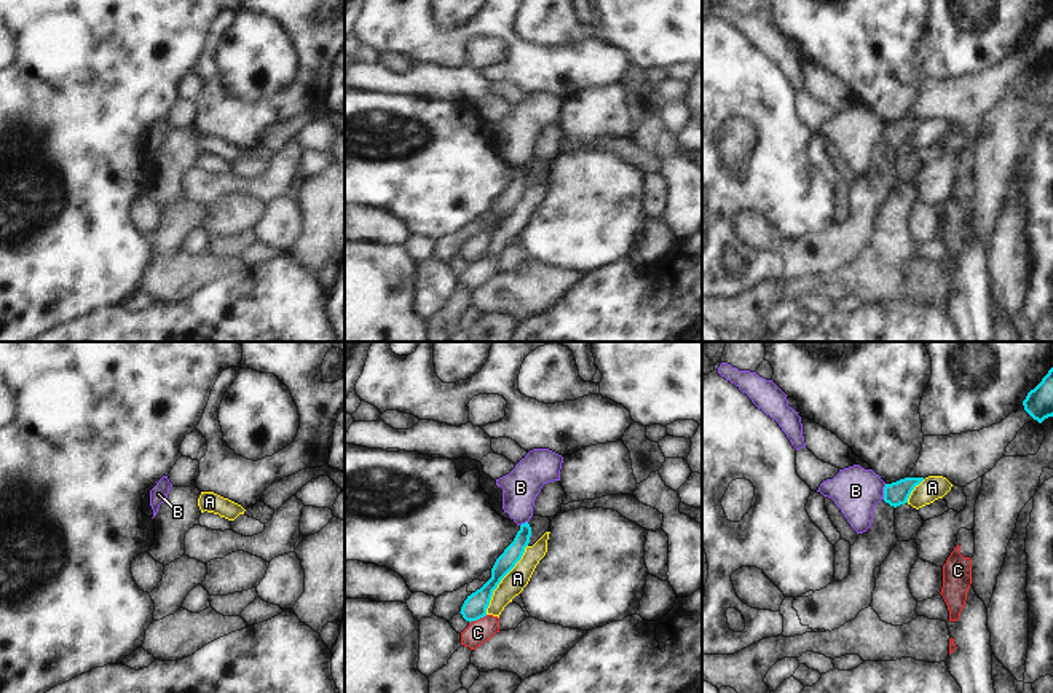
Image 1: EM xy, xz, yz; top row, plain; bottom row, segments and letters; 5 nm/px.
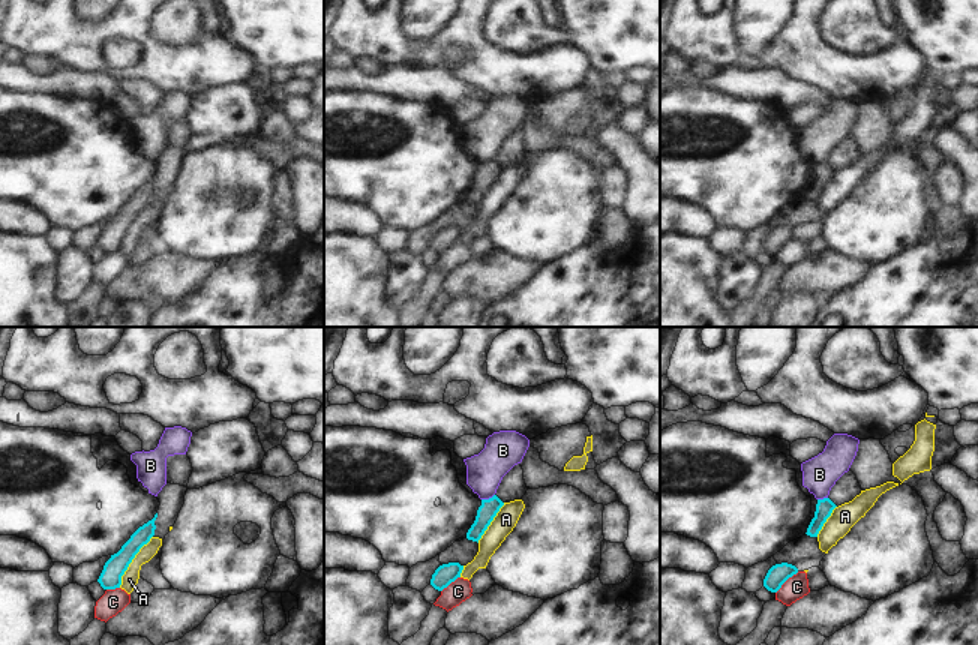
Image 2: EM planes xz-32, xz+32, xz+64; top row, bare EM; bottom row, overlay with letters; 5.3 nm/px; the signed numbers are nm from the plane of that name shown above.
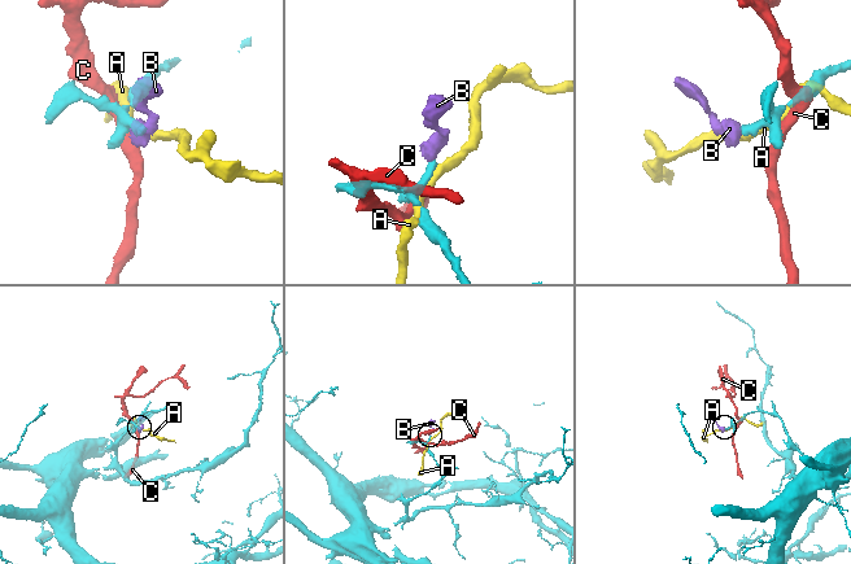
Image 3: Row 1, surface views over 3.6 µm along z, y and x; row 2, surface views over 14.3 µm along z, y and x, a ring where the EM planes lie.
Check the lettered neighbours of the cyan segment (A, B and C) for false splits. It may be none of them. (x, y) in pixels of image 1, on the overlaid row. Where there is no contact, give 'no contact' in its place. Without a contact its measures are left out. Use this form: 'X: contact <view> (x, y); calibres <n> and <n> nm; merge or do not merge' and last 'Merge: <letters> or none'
A: contact xz (501, 578); calibres 120 and 110 nm; do not merge
B: contact yz (884, 492); calibres 120 and 240 nm; do not merge
C: contact xz (477, 618); calibres 120 and 120 nm; do not merge
Merge: none

